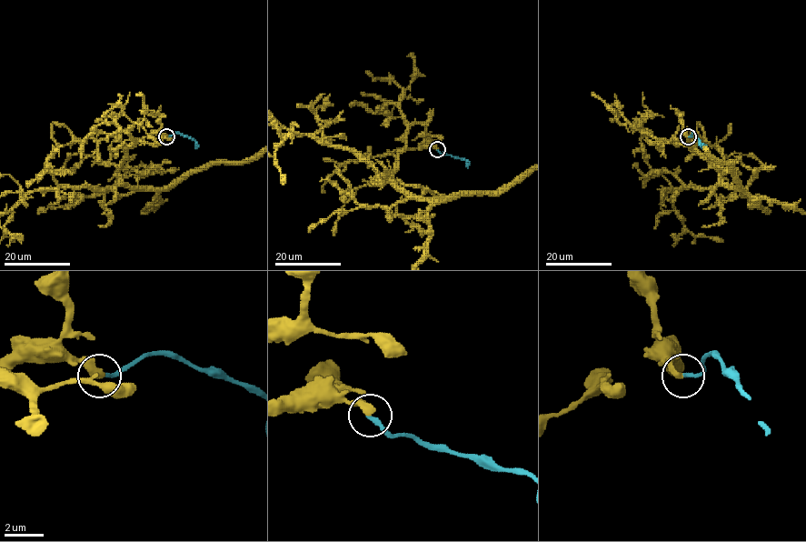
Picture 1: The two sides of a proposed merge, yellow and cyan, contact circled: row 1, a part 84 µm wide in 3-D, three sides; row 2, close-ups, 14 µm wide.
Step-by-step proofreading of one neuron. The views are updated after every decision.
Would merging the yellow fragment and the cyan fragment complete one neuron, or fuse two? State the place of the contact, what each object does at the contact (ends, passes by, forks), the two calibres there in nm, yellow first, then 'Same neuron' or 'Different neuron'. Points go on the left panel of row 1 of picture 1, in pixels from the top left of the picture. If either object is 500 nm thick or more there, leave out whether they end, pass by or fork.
Place: (166, 136). At the ring yellow ends. At the ring cyan ends. Thickness 400 nm (yellow) against 220 nm. Same neuron

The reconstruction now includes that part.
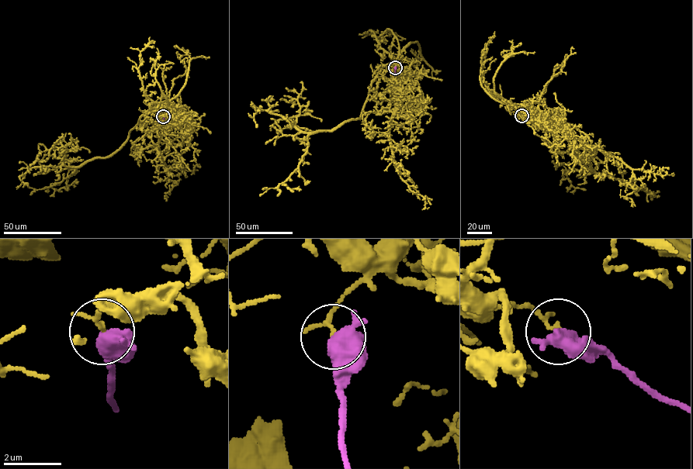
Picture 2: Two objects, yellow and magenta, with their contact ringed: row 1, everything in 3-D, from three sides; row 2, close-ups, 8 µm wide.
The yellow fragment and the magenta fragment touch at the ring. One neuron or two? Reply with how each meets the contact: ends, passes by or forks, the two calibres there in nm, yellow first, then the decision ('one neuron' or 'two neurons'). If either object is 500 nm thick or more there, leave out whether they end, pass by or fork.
yellow passes by; magenta passes by; 110 nm thick on the yellow side, 480 nm on the other; two neurons

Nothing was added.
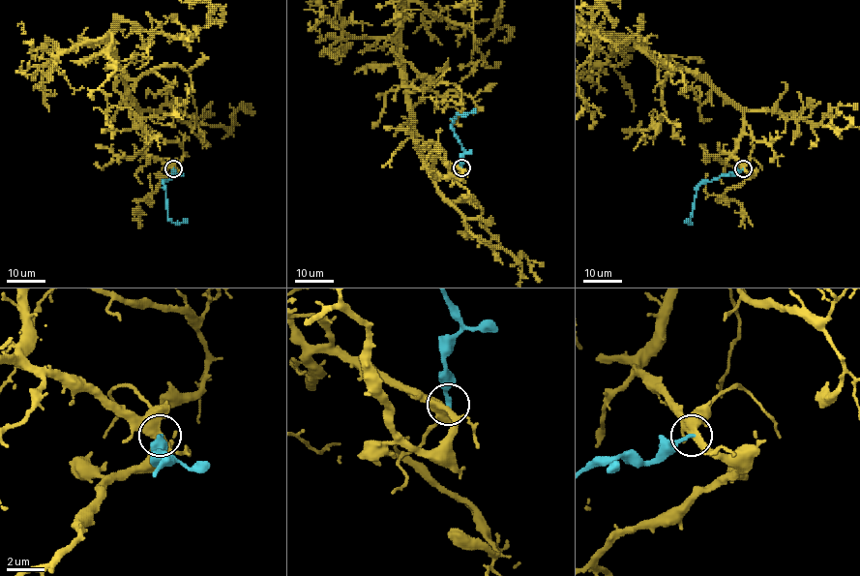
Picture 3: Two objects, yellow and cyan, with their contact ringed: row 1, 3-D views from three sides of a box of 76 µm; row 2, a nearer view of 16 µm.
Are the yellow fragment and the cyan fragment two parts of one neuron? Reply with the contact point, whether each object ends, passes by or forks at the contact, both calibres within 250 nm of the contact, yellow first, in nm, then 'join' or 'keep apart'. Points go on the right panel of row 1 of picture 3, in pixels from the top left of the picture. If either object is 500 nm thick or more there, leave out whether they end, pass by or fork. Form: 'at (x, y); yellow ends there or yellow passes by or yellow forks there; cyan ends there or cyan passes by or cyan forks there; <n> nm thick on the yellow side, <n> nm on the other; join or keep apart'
at (743, 168); yellow forks there; cyan ends there; 380 nm thick on the yellow side, 220 nm on the other; keep apart

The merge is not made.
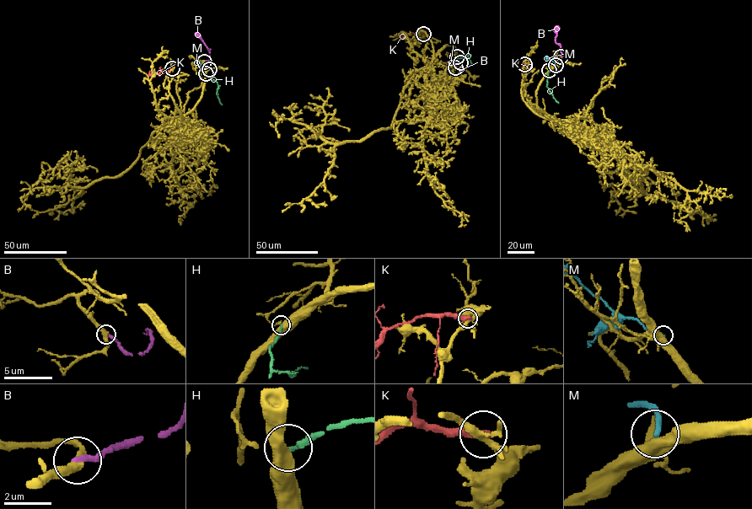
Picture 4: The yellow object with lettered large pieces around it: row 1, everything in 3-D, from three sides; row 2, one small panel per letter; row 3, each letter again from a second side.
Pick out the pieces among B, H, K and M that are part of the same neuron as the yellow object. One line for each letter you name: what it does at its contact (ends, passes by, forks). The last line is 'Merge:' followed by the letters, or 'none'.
Merge: none

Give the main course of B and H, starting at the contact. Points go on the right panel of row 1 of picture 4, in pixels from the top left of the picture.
B: (561, 56), (563, 56), (561, 46), (555, 41), (555, 26)
H: (549, 70), (547, 86), (558, 103)

